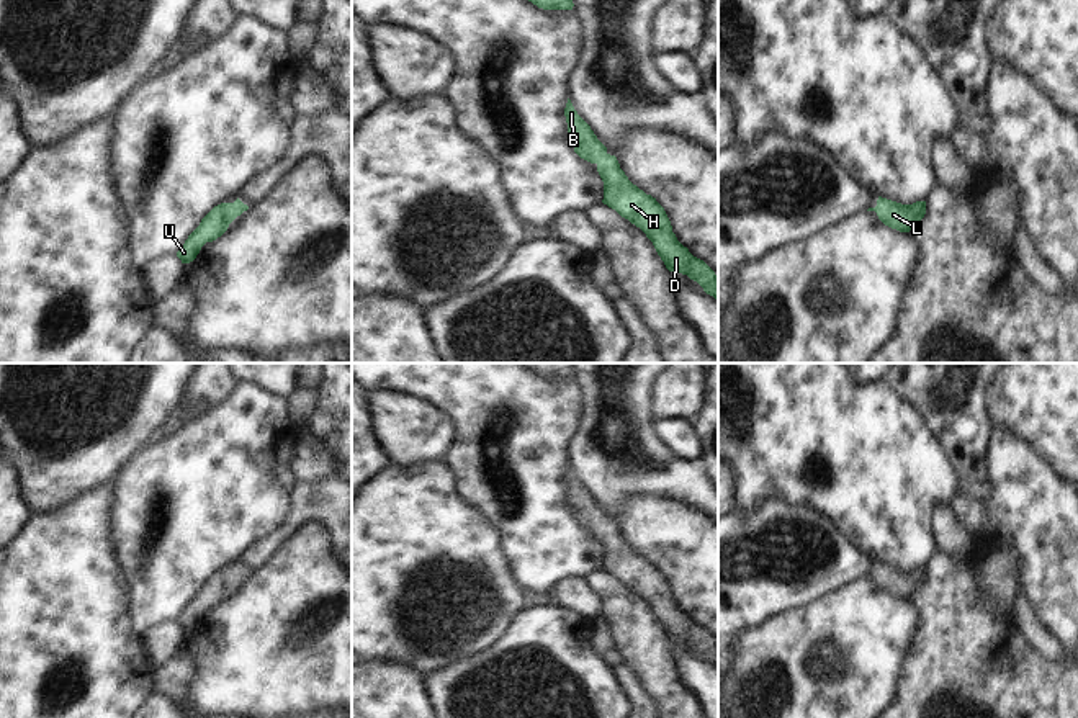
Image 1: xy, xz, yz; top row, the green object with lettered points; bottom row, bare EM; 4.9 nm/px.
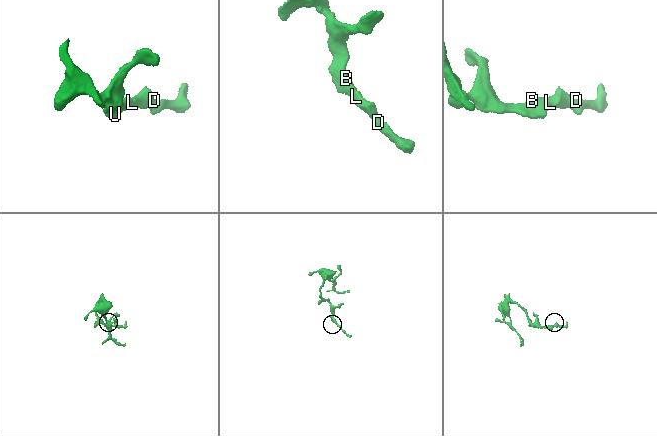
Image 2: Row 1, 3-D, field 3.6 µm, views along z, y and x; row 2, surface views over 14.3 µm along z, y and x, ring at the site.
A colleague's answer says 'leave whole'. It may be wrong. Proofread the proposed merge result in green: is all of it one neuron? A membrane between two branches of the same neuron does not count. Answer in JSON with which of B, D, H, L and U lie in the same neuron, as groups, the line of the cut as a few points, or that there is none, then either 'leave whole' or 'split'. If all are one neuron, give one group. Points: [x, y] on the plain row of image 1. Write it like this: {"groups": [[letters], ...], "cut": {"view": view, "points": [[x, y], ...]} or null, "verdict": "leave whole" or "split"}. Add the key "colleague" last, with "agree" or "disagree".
{"groups": [["B", "D", "H", "L", "U"]], "cut": null, "verdict": "leave whole", "colleague": "agree"}

